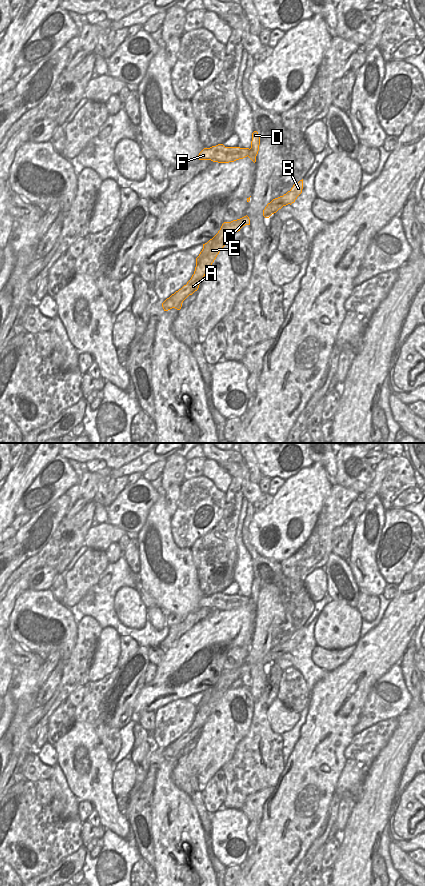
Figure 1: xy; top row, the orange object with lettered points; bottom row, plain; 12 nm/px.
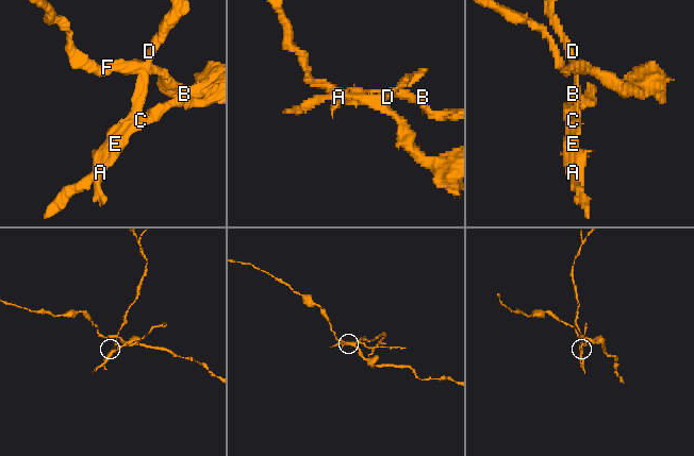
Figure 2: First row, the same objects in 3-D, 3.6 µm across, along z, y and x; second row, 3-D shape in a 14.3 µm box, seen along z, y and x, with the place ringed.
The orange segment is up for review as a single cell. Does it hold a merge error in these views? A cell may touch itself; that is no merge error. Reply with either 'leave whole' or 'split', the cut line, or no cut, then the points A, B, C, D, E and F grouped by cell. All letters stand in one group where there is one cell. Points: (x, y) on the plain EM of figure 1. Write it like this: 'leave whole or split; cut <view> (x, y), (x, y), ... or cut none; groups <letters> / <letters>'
split; cut xy (250, 597), (248, 604); groups A B C D E / F

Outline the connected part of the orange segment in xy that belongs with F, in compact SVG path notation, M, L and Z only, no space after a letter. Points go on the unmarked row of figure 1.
M218 592L210 596L204 596L198 603L199 608L211 608L218 611L234 610L245 605L249 605L249 596L225 595Z

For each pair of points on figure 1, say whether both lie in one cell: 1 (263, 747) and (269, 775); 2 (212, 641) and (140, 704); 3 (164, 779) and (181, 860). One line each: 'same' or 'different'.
1: same
2: same
3: same

